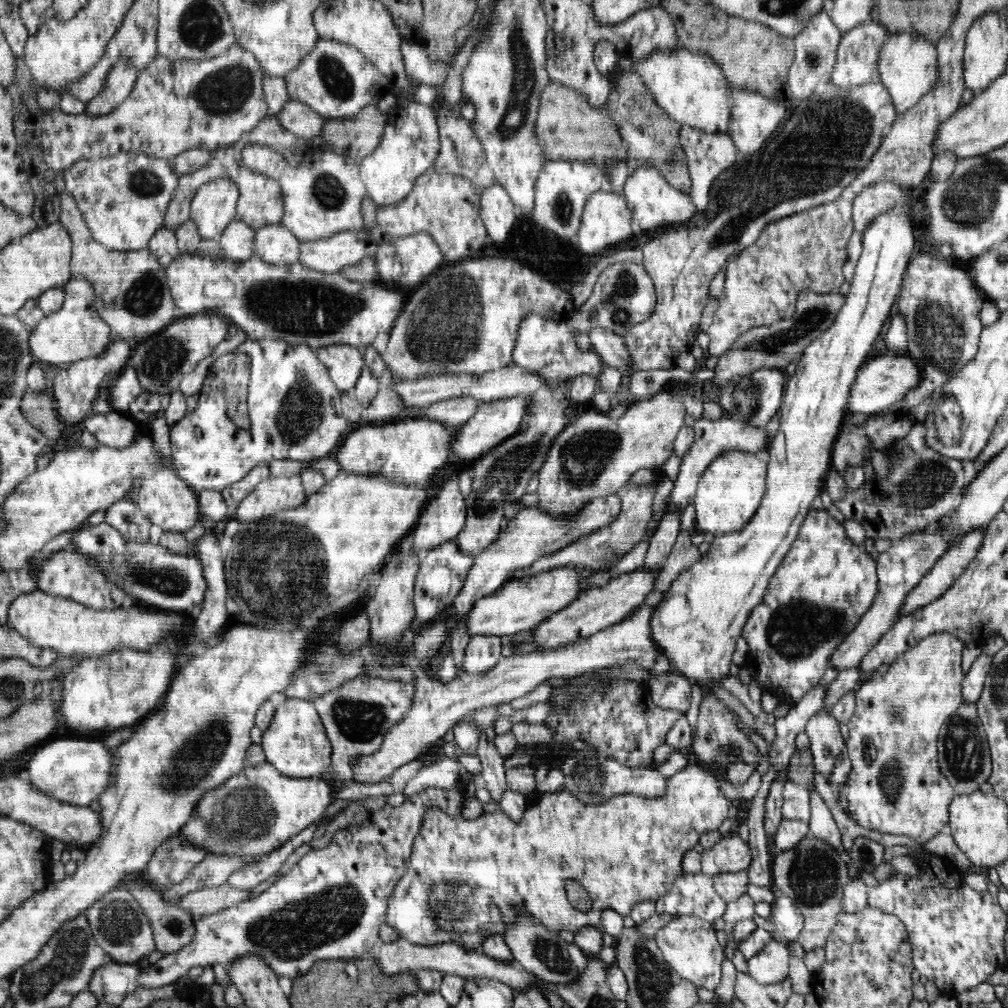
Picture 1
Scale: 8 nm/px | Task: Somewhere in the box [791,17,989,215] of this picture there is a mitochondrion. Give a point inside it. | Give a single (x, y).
(813, 60)

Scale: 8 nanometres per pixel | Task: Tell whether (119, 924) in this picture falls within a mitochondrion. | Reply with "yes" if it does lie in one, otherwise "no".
yes

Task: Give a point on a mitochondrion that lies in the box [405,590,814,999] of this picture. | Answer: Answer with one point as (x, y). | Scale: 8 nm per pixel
(454, 904)

